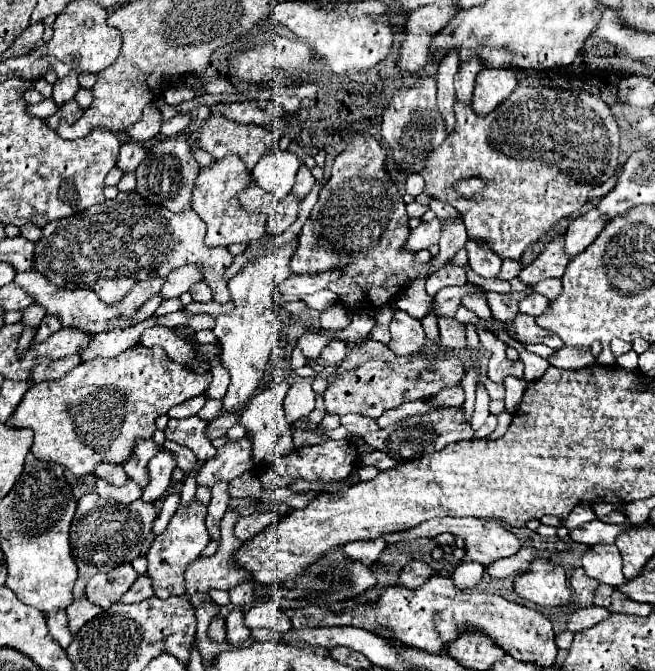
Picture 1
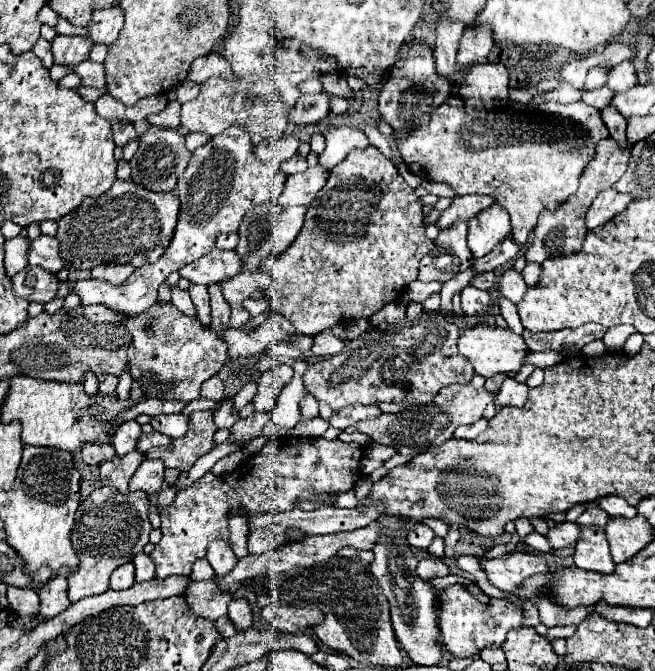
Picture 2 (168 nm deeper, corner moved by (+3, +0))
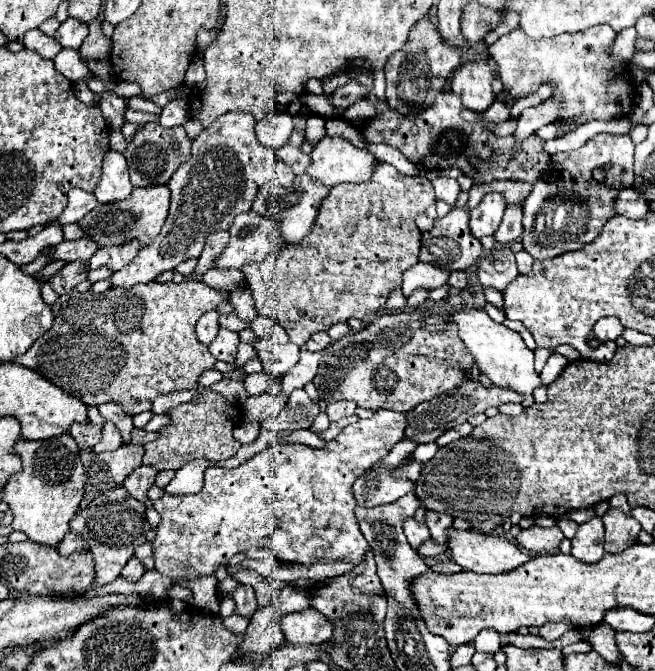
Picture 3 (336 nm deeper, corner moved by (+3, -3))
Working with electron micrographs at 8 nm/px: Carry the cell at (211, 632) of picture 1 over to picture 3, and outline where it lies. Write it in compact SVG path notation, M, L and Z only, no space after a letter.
M232 614L232 616L224 618L222 622L224 622L224 626L226 626L230 632L236 632L236 634L240 636L240 634L246 632L246 626L248 626L250 620L248 620L248 618L242 618L242 616L238 616L238 614Z

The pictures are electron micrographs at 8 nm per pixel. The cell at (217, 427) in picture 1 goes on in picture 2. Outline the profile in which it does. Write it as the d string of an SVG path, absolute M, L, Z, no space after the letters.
M248 381L248 383L240 389L240 393L234 397L234 407L236 407L236 411L240 411L246 403L252 401L252 397L256 395L256 389L258 389L258 383L256 383L256 381Z

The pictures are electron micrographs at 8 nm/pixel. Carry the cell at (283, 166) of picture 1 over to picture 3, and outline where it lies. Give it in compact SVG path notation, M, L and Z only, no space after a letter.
M274 112L268 114L264 120L260 120L256 124L256 136L258 136L258 140L264 146L272 148L274 152L290 142L292 130L294 130L292 118L290 116L280 116L280 114L274 114Z

